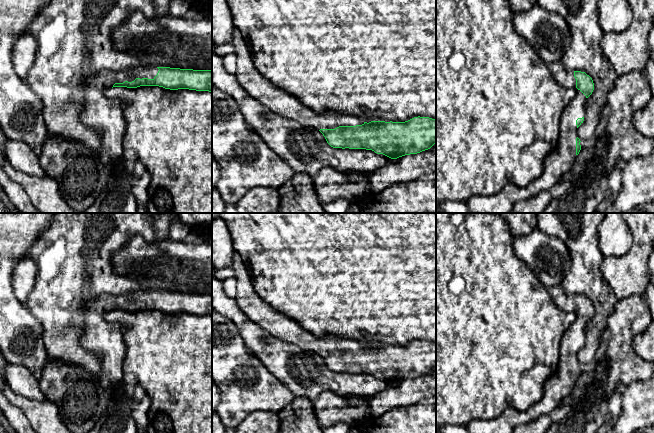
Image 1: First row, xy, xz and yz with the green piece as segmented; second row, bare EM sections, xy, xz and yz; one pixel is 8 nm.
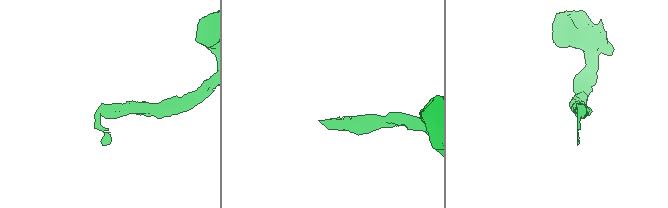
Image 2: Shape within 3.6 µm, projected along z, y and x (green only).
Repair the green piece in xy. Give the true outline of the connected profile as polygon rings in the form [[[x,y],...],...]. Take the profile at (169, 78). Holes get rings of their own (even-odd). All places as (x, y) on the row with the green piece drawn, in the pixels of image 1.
[[[143,65],[119,71],[101,70],[81,83],[81,89],[84,91],[81,122],[101,133],[98,149],[100,159],[103,163],[112,165],[114,169],[120,168],[122,164],[126,123],[121,100],[107,92],[112,87],[140,86],[212,92],[212,70]]]

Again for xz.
[[[239,30],[233,33],[232,45],[235,49],[236,78],[245,91],[274,113],[293,119],[305,127],[319,130],[333,148],[366,149],[383,154],[391,159],[417,154],[436,144],[436,120],[429,117],[414,117],[405,122],[371,121],[369,123],[351,115],[326,111],[322,114],[308,109],[294,96],[274,86],[255,67],[252,50]]]

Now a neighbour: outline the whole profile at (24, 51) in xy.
[[[27,33],[16,40],[13,46],[12,62],[17,75],[23,80],[33,66],[36,58],[38,43],[36,38]]]

